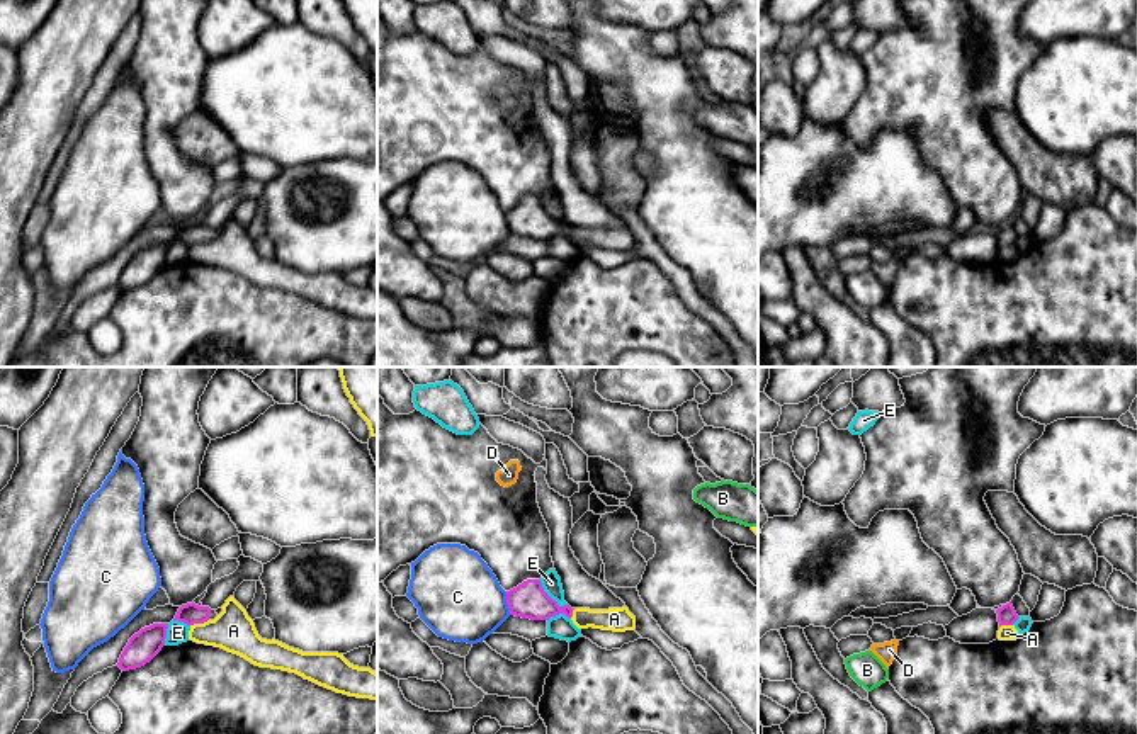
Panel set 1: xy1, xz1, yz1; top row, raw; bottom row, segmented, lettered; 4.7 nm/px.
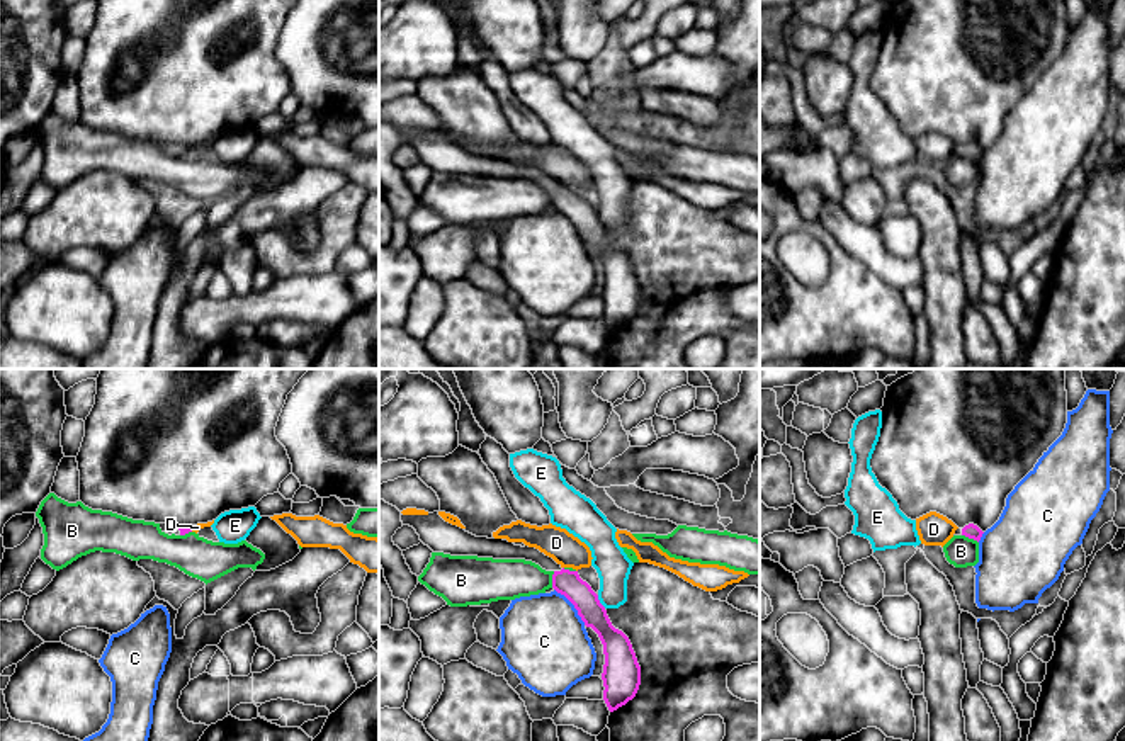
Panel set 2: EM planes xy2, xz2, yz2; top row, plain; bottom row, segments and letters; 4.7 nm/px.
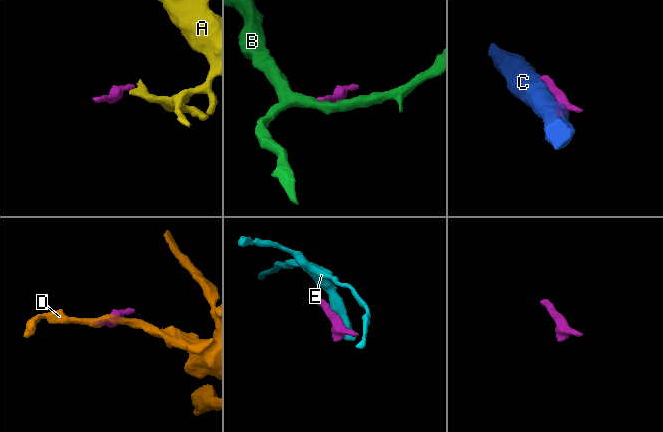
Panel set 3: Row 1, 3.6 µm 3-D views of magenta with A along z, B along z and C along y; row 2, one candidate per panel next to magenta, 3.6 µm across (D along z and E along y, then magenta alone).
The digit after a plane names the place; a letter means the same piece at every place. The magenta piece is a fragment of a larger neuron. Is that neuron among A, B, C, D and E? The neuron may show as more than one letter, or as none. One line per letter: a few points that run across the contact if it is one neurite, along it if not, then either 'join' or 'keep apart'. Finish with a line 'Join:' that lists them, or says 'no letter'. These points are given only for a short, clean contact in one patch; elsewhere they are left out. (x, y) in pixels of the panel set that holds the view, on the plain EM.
A: line xy1 (208, 238), (191, 245); keep apart
B: line xz2 (554, 191), (551, 206); keep apart
C: keep apart
D: line xy2 (189, 147), (192, 150); keep apart
E: keep apart
Join: no letter

